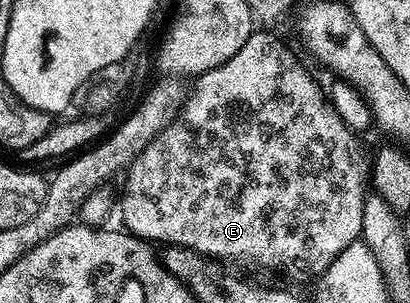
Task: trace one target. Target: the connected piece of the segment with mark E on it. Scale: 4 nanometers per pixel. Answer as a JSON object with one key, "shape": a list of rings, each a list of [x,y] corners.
{"shape":[[[253,31],[249,35],[249,39],[245,39],[245,47],[241,47],[241,51],[237,51],[237,55],[233,55],[233,59],[229,59],[221,67],[213,67],[207,73],[202,73],[198,76],[199,81],[193,85],[193,90],[187,98],[186,104],[183,105],[183,112],[178,119],[175,120],[171,126],[165,131],[161,131],[161,135],[157,135],[157,139],[153,139],[153,143],[149,147],[145,147],[145,151],[141,151],[141,155],[135,158],[135,162],[126,170],[125,178],[127,177],[127,190],[123,193],[123,221],[126,232],[142,239],[144,242],[152,243],[151,241],[160,241],[160,246],[166,247],[168,245],[179,245],[183,249],[191,249],[194,253],[201,253],[205,257],[218,259],[218,257],[232,257],[235,261],[248,261],[251,265],[260,265],[263,269],[272,269],[275,273],[284,273],[291,281],[307,281],[310,279],[318,279],[333,263],[341,251],[344,251],[350,244],[360,240],[363,236],[361,231],[361,207],[363,206],[363,199],[365,196],[365,188],[363,189],[363,181],[365,185],[365,177],[359,174],[359,165],[355,162],[355,157],[351,154],[351,137],[353,137],[352,130],[348,129],[343,124],[343,120],[339,118],[339,114],[335,112],[334,108],[328,103],[328,100],[323,97],[316,85],[316,83],[303,70],[302,65],[298,59],[295,58],[294,53],[281,41],[278,41],[271,33],[259,33]]]}

